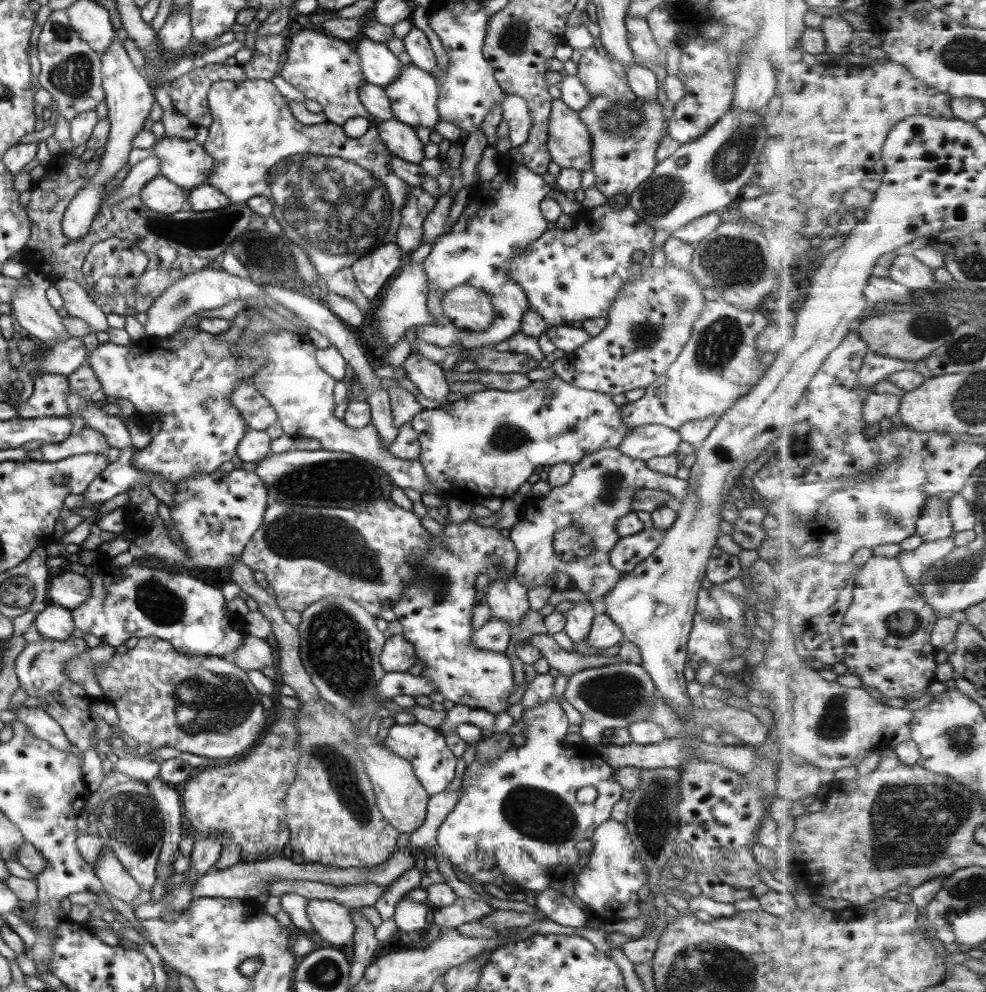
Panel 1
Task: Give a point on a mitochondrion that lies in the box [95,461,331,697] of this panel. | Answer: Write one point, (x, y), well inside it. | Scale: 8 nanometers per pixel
(160, 604)

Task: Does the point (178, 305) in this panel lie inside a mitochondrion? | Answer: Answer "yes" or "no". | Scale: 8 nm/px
yes

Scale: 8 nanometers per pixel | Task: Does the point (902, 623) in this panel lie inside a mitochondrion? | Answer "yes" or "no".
yes

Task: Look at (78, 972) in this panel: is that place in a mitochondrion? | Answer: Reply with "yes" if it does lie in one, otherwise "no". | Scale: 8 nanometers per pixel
no

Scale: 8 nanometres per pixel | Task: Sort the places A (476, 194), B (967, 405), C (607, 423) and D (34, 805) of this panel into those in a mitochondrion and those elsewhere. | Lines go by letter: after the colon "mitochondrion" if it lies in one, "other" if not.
A: other
B: mitochondrion
C: other
D: mitochondrion

